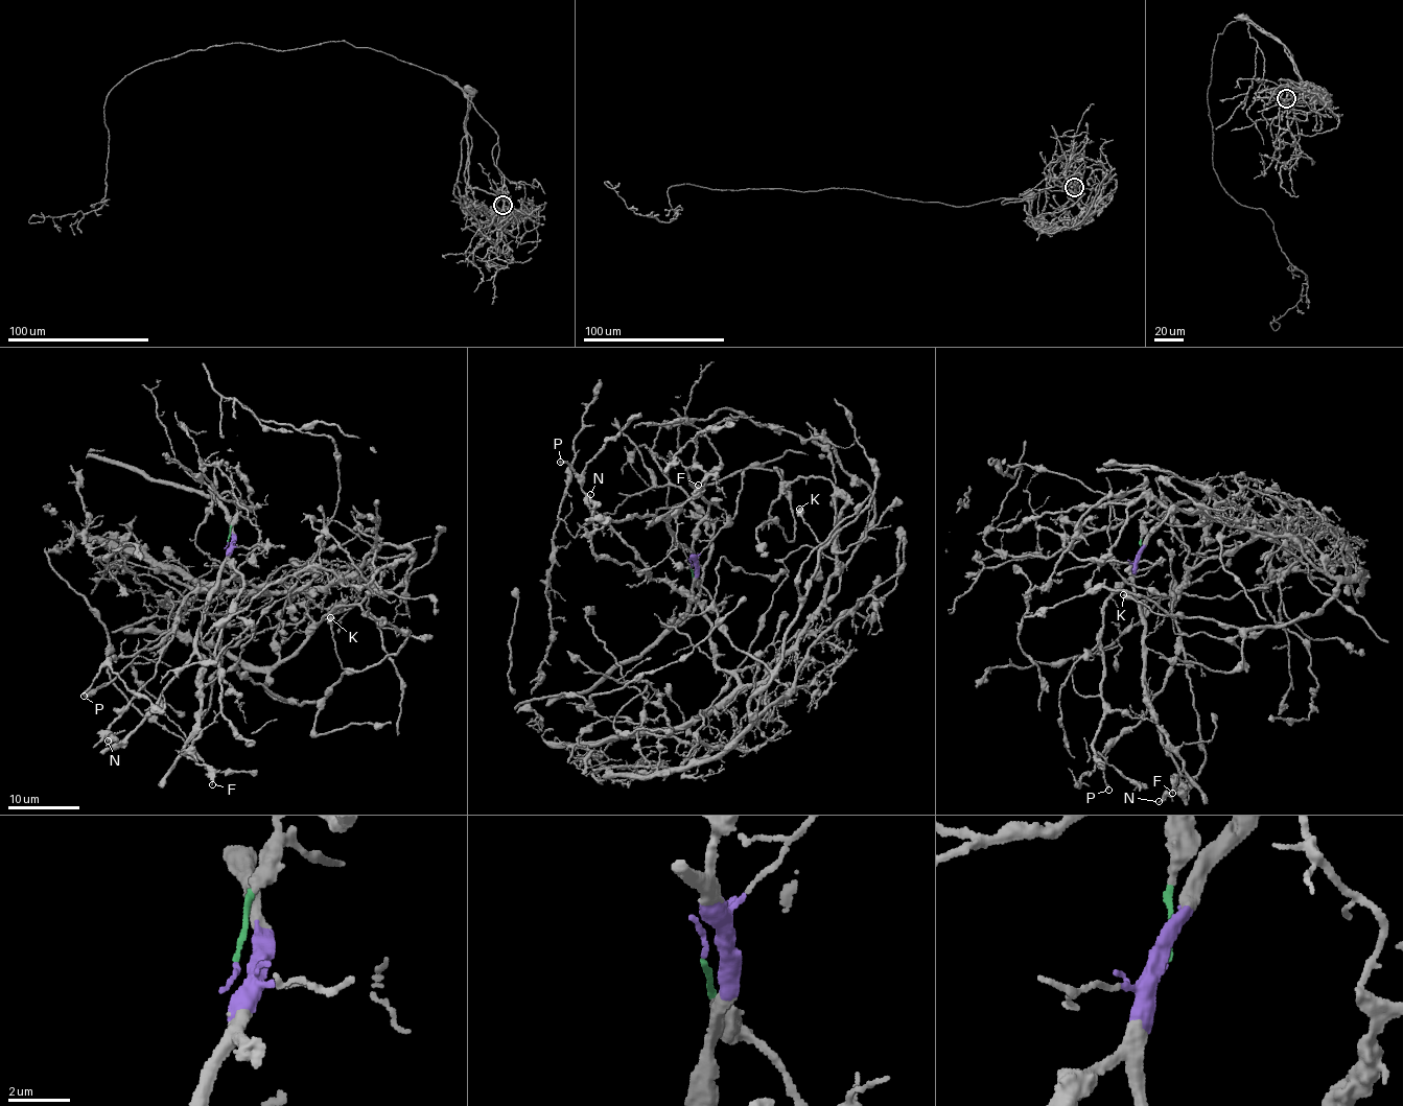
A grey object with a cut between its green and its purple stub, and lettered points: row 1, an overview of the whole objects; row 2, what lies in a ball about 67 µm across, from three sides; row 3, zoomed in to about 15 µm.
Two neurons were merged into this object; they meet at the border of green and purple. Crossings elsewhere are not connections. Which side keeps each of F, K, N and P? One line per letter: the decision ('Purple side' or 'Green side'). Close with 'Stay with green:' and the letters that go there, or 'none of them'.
F: Purple side
K: Green side
N: Green side
P: Green side
Stay with green: K, N, P

